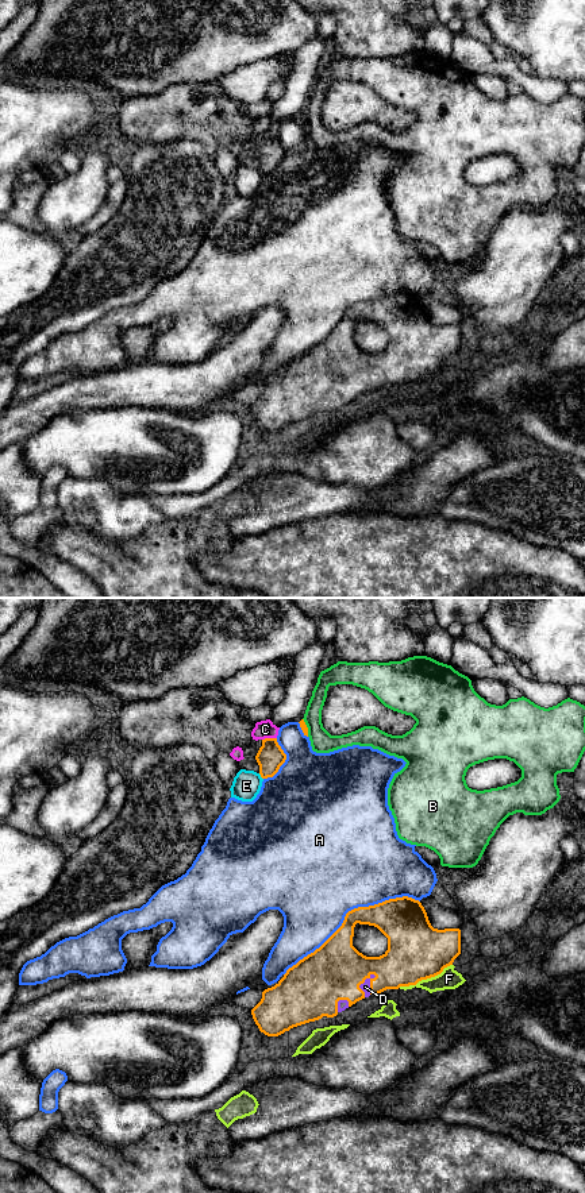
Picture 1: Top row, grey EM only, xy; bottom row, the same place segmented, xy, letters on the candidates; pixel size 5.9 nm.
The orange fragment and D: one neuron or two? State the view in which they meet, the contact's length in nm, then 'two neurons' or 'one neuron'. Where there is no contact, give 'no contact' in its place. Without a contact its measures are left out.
xy | 160 nm | one neuron

